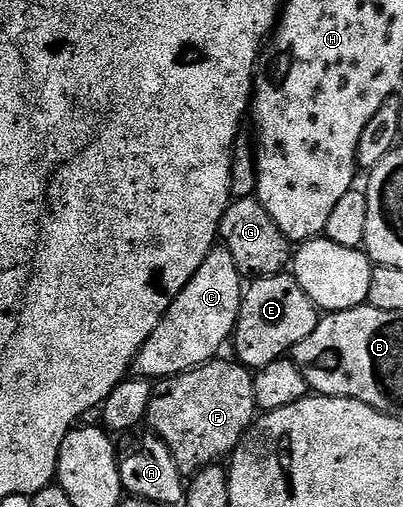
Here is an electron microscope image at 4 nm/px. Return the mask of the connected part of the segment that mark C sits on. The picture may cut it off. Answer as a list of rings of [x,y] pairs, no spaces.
[[[222,245],[212,247],[201,269],[197,269],[197,273],[193,273],[193,277],[179,290],[157,329],[153,329],[149,341],[141,345],[133,364],[134,374],[158,381],[210,363],[226,343],[228,346],[235,334],[244,290],[245,279],[237,269],[237,261],[233,261],[233,253]]]

